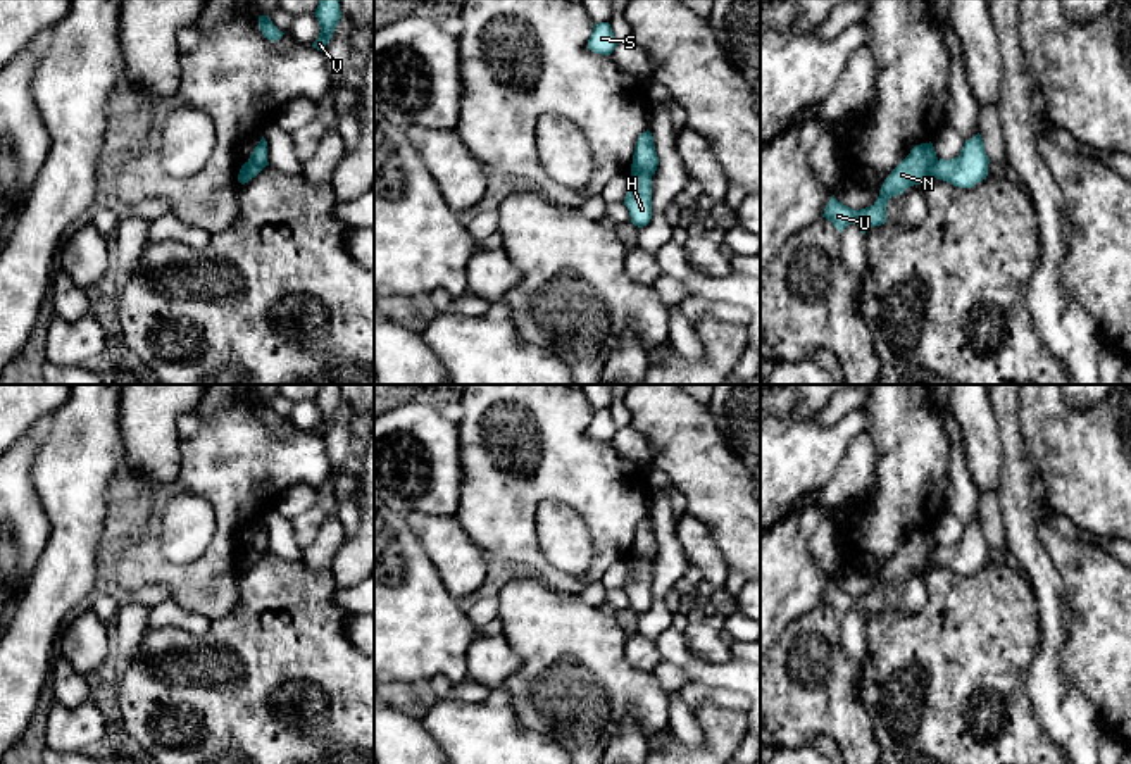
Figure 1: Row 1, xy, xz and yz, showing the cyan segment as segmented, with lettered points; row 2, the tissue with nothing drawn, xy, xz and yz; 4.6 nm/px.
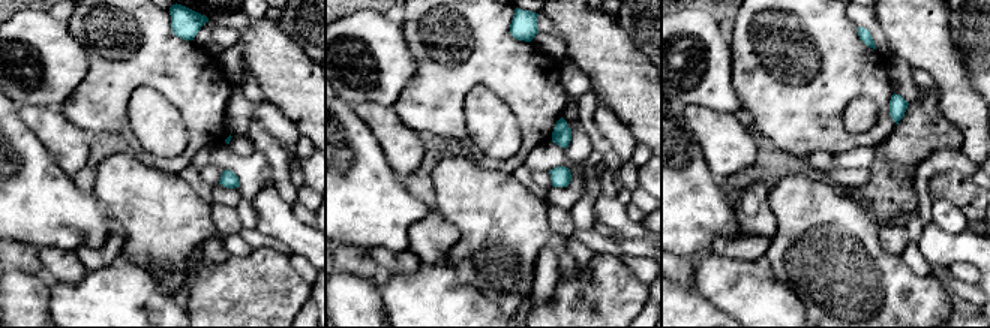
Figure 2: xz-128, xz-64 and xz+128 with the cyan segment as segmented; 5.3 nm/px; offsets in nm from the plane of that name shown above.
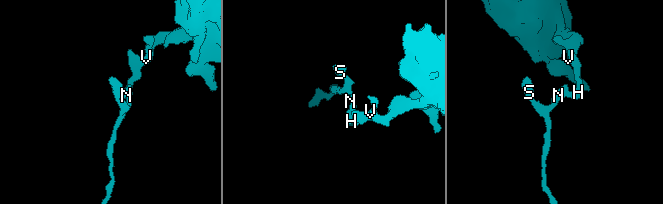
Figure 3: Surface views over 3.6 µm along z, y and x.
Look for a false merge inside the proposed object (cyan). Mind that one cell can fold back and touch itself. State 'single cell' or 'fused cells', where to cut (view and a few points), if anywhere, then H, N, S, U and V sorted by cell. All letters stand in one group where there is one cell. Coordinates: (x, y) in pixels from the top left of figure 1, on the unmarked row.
fused cells; cut in xz along (631, 556), (650, 563); H V / N S U

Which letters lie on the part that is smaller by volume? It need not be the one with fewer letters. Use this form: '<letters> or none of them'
H, V

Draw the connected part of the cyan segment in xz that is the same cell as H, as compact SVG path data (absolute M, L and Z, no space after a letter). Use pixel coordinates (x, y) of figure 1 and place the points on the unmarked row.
M633 559L633 571L624 585L624 592L629 597L631 609L643 614L652 605L652 562Z

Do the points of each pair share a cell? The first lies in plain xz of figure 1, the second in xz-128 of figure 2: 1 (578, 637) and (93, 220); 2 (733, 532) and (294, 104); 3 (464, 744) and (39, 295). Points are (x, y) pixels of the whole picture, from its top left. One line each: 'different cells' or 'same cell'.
1: different cells
2: same cell
3: different cells

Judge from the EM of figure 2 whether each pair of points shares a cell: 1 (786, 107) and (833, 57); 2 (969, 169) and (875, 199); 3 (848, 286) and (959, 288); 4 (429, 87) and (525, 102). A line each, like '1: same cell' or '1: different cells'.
1: same cell
2: different cells
3: different cells
4: same cell

